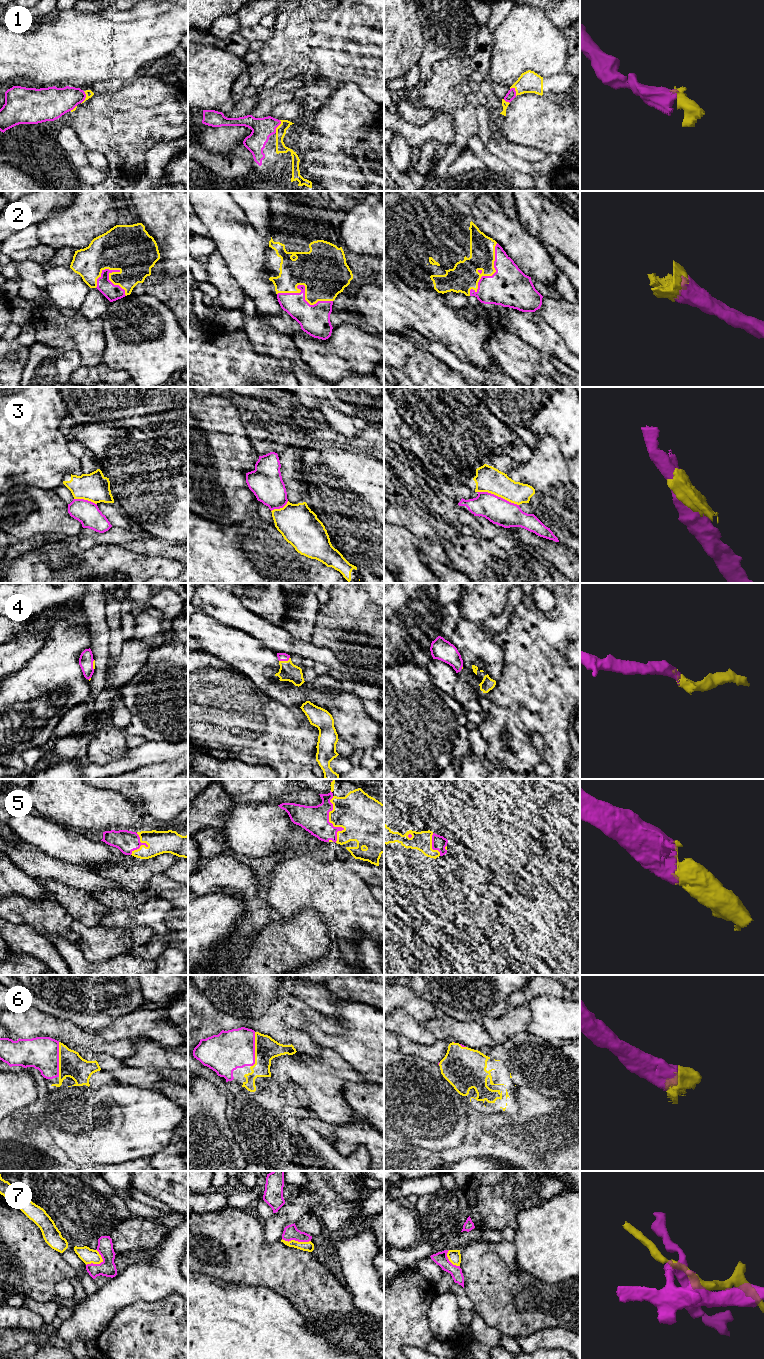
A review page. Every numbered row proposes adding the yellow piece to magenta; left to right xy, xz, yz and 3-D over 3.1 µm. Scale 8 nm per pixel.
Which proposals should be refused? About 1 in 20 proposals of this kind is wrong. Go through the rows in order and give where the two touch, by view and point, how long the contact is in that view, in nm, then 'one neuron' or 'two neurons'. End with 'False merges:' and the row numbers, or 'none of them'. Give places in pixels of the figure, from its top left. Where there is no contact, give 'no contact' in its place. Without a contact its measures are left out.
1: xz (277, 126) | 110 nm | one neuron
2: xz (304, 289) | 460 nm | one neuron
3: yz (497, 496) | 360 nm | two neurons
4: xz (284, 660) | 90 nm | one neuron
5: xz (331, 823) | 380 nm | one neuron
6: xz (254, 1049) | 280 nm | one neuron
7: xy (100, 1263) | 160 nm | two neurons
False merges: 3, 7

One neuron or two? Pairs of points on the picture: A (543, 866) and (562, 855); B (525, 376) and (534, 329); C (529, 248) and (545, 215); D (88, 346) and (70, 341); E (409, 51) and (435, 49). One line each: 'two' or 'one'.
A: two
B: two
C: two
D: one
E: two

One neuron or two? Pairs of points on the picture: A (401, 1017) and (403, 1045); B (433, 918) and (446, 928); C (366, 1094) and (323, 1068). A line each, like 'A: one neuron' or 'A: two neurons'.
A: two neurons
B: one neuron
C: two neurons

